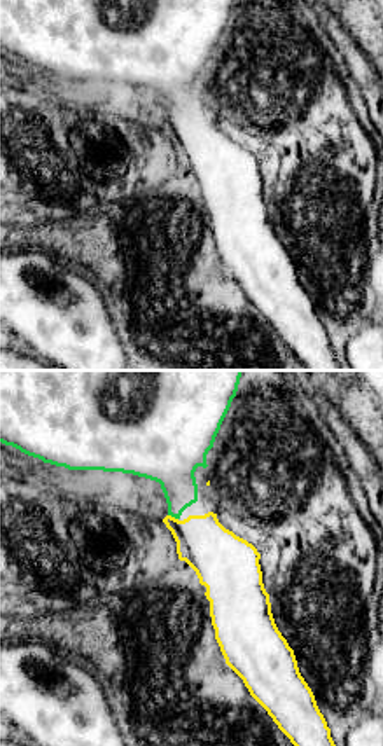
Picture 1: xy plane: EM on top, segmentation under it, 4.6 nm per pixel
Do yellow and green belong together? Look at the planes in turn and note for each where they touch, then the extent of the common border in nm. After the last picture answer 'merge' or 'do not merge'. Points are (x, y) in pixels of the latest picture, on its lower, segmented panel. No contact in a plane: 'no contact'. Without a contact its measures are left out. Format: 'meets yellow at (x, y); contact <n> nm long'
meets yellow at (174, 518); contact 50 nm long

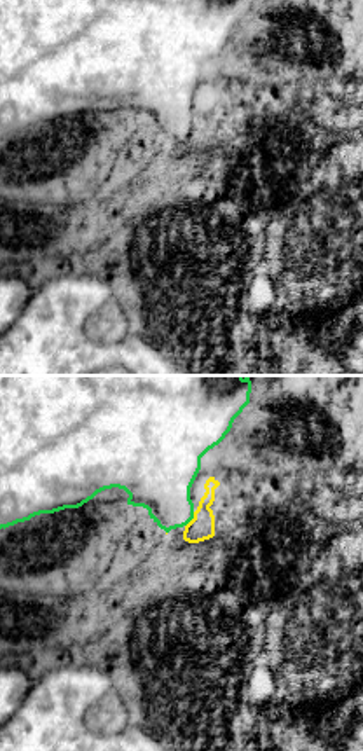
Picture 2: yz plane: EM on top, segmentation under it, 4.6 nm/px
meets yellow at (192, 519); contact 80 nm long

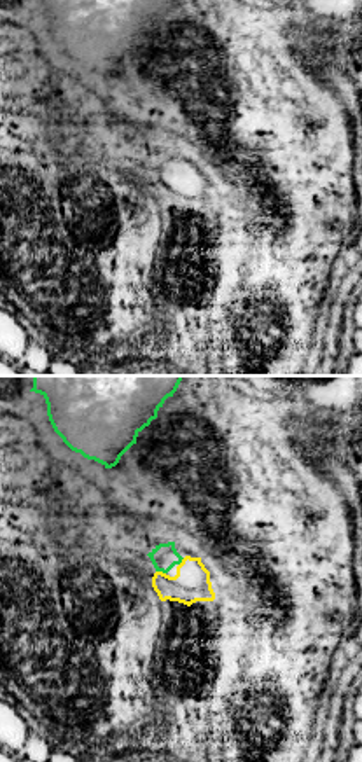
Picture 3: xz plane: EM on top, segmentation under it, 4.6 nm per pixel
meets yellow at (161, 572); contact 50 nm long

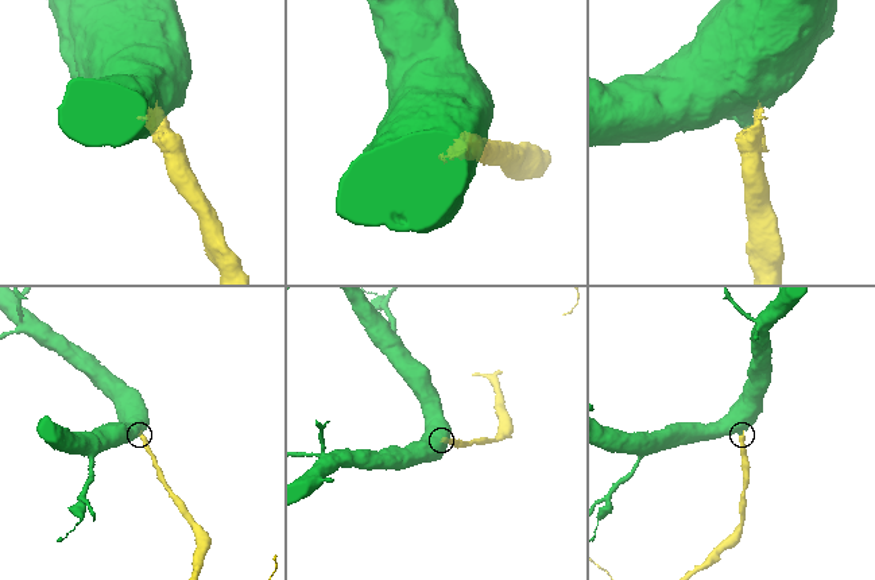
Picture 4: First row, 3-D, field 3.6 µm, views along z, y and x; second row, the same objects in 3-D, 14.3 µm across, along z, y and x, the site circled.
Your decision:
merge

